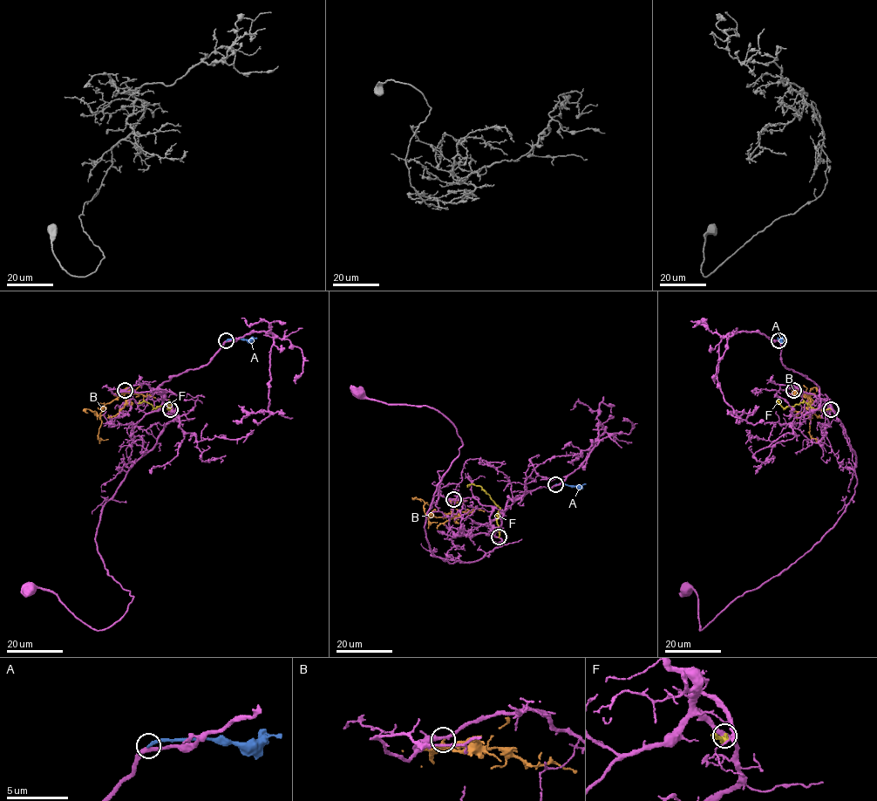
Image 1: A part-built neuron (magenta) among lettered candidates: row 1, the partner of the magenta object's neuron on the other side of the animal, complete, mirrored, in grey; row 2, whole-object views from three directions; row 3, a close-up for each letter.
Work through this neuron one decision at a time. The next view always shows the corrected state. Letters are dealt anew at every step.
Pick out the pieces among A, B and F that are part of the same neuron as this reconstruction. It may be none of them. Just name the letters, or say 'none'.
none

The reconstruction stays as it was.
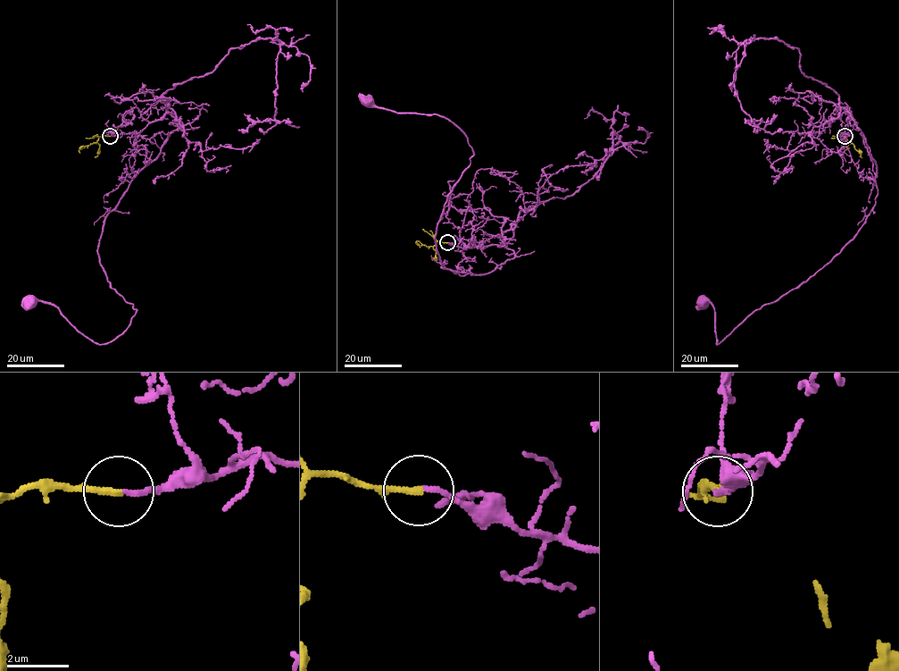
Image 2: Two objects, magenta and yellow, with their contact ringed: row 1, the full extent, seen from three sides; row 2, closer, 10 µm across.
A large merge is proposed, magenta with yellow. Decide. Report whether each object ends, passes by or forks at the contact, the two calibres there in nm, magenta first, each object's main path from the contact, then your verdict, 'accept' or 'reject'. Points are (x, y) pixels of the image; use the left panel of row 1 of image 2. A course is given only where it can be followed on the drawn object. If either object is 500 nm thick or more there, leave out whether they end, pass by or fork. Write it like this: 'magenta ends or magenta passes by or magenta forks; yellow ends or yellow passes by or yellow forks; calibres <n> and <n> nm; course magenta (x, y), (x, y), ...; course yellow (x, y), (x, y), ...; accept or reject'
magenta ends; yellow ends; calibres 160 and 200 nm; course magenta (111, 136), (167, 113), (177, 121), (108, 214), (97, 249), (110, 286), (137, 312), (100, 344), (31, 301); course yellow (110, 136), (101, 135), (95, 143), (81, 146), (79, 153); accept

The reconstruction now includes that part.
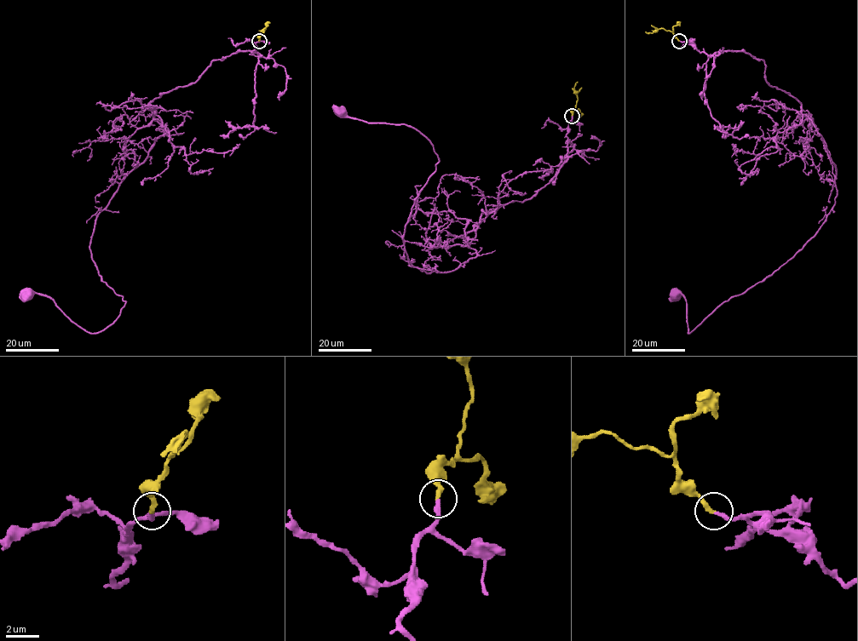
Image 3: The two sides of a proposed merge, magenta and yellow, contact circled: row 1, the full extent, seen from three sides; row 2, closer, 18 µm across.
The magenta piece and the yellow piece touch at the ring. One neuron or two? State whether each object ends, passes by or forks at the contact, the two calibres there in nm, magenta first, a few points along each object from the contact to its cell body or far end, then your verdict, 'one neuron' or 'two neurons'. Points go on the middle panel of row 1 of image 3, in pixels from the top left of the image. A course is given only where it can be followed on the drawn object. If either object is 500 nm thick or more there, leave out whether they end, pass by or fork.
magenta ends | yellow ends | 240/280 nm | magenta via (572, 116), (550, 180), (461, 237), (476, 255), (428, 273), (403, 237), (432, 144), (342, 111) | yellow via (572, 116), (577, 99), (573, 88), (577, 82) | one neuron

